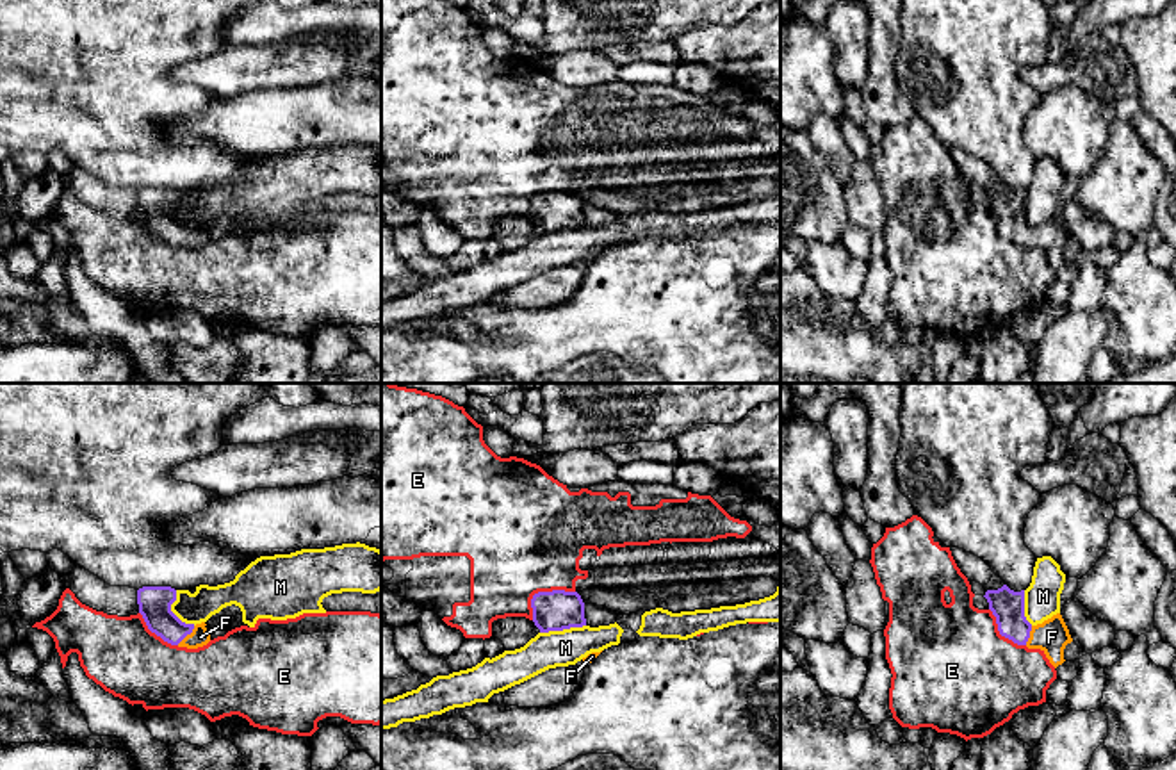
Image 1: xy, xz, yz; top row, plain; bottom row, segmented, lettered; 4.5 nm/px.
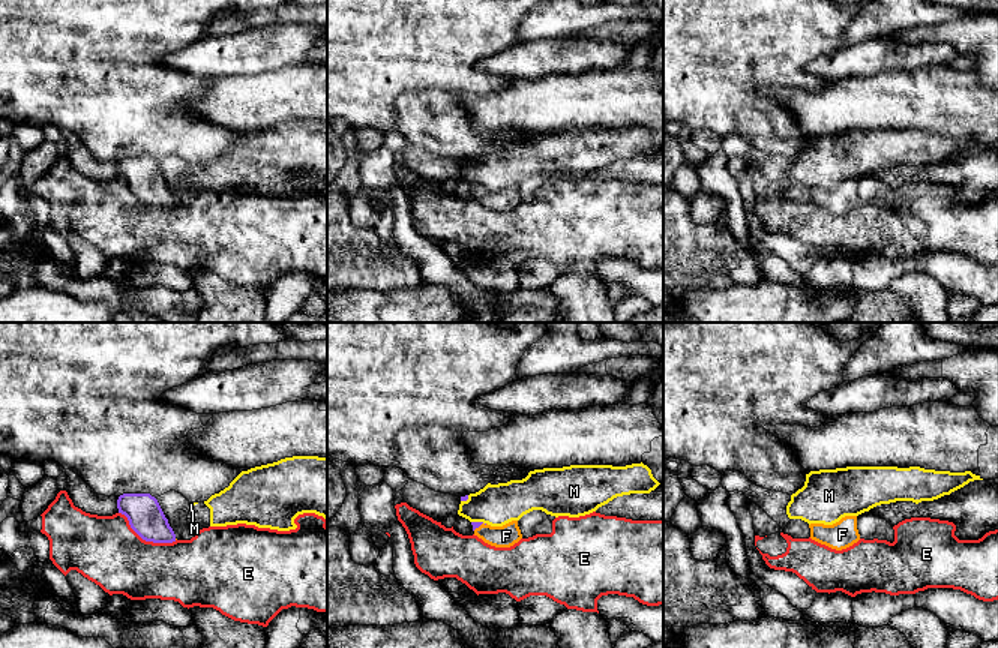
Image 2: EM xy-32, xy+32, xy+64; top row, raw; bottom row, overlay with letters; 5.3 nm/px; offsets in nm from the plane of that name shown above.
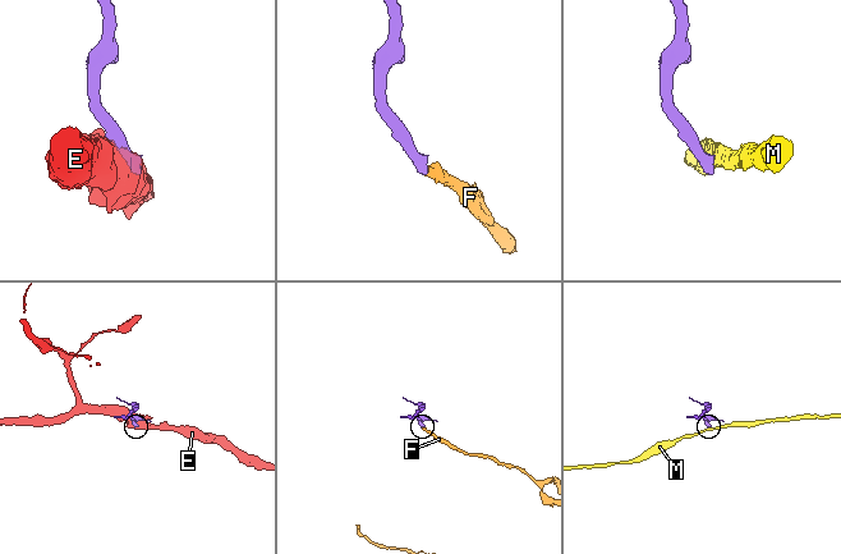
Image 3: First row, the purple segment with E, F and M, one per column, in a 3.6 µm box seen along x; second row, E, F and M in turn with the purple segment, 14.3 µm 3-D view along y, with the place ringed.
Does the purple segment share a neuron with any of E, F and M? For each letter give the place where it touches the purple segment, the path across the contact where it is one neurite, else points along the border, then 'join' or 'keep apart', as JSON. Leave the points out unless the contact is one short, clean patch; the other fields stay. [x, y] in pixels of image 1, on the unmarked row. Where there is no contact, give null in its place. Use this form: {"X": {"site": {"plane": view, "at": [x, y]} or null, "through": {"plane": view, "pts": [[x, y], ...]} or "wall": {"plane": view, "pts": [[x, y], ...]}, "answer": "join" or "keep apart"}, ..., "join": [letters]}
{"E": {"site": {"plane": "xz", "at": [542, 193]}, "answer": "keep apart"}, "F": {"site": {"plane": "xy", "at": [186, 236]}, "through": {"plane": "xy", "pts": [[154, 204], [186, 236], [200, 237]]}, "answer": "join"}, "M": {"site": {"plane": "xz", "at": [562, 230]}, "wall": {"plane": "xz", "pts": [[585, 225], [540, 234]]}, "answer": "keep apart"}, "join": ["F"]}

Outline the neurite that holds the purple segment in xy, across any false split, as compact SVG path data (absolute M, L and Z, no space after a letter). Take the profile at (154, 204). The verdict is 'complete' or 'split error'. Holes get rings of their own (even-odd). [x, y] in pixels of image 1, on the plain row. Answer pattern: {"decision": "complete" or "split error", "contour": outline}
{"decision": "split error", "contour": "M143 187L137 191L139 214L148 230L164 242L178 248L198 250L210 242L207 225L185 225L173 212L176 191L171 187Z"}

